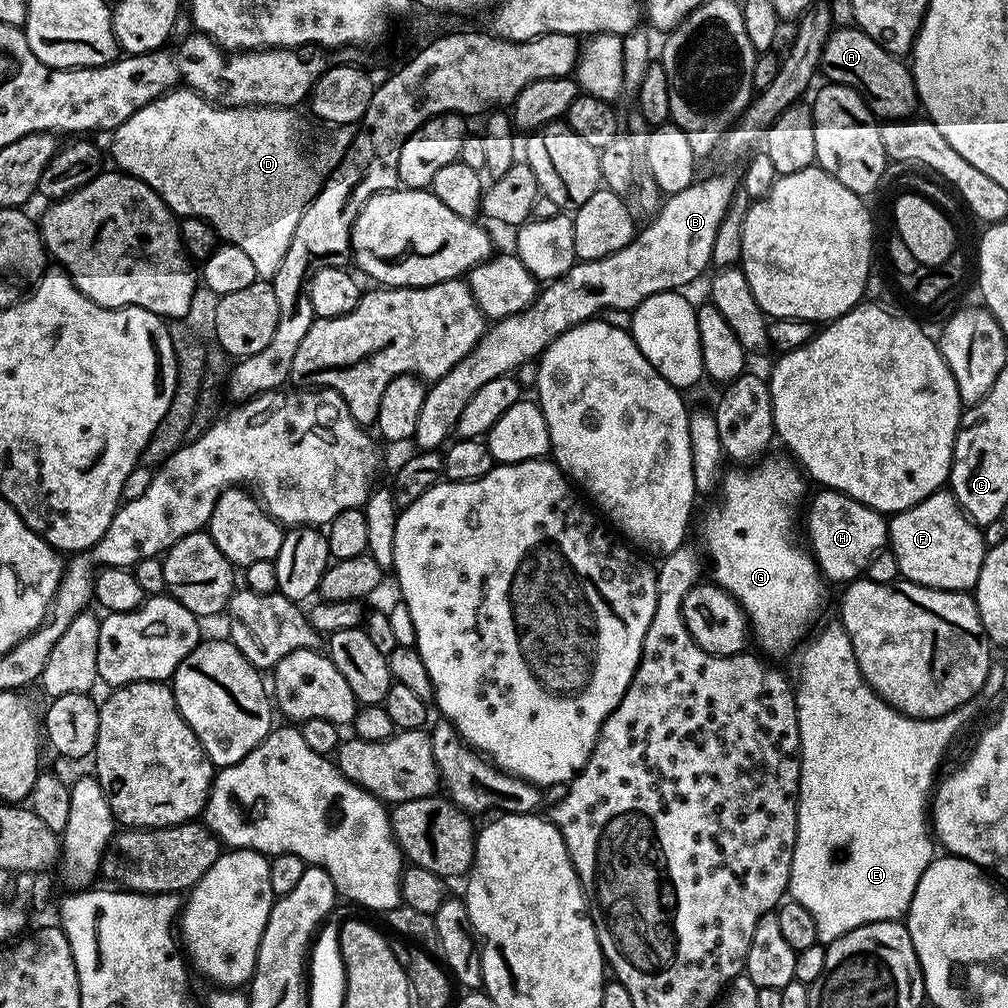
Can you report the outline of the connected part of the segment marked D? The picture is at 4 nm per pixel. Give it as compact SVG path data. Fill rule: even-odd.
M183 86L174 88L170 92L165 92L154 102L142 106L138 114L130 114L122 126L118 126L111 133L112 136L112 156L116 159L115 167L121 172L128 173L129 176L138 178L146 182L164 200L164 204L177 217L183 218L193 216L202 218L211 228L216 231L217 237L223 243L233 244L242 248L243 253L247 253L257 271L259 279L271 281L274 274L278 274L278 266L282 266L282 258L286 258L286 250L290 250L290 238L294 238L294 230L298 227L298 218L306 210L306 206L318 194L318 190L324 184L324 179L342 162L346 150L352 145L354 135L353 129L348 126L340 126L332 132L320 145L316 152L308 149L308 144L304 141L304 132L300 129L300 120L297 113L291 108L271 108L270 106L246 106L245 108L219 108L216 104L211 104L204 96L199 96L191 88Z

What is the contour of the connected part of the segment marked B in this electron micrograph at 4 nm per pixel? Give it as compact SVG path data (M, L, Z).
M728 172L706 180L697 179L686 186L686 190L668 196L659 212L645 223L648 225L645 228L643 225L622 250L606 258L579 261L566 274L547 281L537 291L536 301L530 307L485 327L484 337L476 343L472 353L425 391L422 410L418 413L415 447L439 449L455 433L466 402L470 402L486 382L515 373L522 362L537 359L550 342L566 330L608 314L604 312L631 313L643 300L650 298L650 294L687 289L687 284L694 283L710 268L718 226L722 226L722 218L726 218L726 210L737 190L737 177L735 180Z

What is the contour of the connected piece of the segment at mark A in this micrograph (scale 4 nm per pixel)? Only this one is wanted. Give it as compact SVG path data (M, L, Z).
M837 27L824 43L819 71L825 81L853 88L868 103L873 116L881 121L907 120L917 111L916 87L909 65L892 56L865 34L862 29Z

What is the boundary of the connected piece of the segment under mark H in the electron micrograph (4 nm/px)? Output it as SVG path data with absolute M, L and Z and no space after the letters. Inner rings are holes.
M820 490L807 505L808 540L817 568L825 581L832 580L839 586L847 586L859 580L868 571L868 563L874 554L885 551L888 544L888 520L885 513L875 512L870 506L858 502L841 492Z

